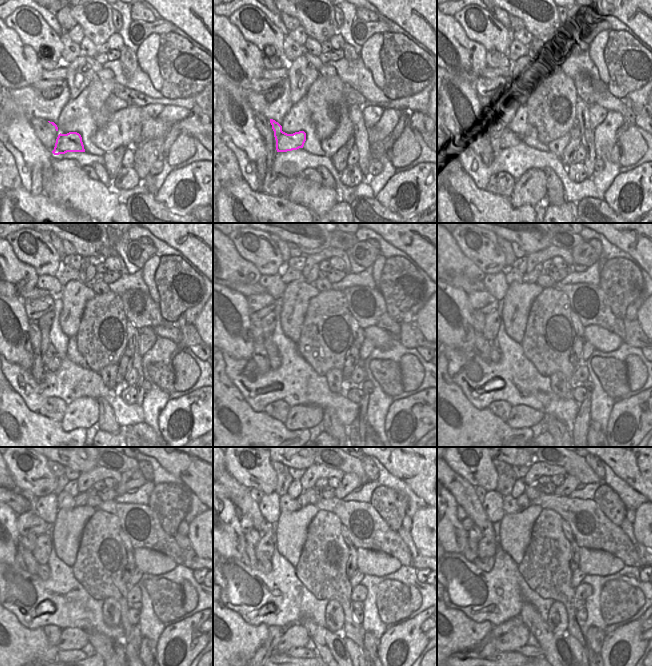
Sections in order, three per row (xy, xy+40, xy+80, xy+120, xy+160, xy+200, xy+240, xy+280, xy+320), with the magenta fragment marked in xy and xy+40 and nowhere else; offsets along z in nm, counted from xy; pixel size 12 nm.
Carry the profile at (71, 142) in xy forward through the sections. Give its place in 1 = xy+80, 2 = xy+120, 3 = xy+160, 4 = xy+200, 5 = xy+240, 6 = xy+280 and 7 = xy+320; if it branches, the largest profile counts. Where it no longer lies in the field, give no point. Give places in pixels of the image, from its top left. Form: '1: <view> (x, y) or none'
1: xy+80 (507, 138)
2: xy+120 (51, 360)
3: xy+160 (273, 355)
4: xy+200 (495, 353)
5: xy+240 (43, 571)
6: xy+280 (264, 566)
7: xy+320 (485, 564)

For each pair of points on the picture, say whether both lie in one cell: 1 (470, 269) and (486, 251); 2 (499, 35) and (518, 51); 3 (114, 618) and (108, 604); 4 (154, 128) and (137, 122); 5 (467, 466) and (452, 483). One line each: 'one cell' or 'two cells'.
1: two cells
2: two cells
3: one cell
4: one cell
5: two cells

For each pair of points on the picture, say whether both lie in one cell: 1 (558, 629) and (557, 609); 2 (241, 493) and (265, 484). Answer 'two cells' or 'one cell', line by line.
1: one cell
2: two cells

